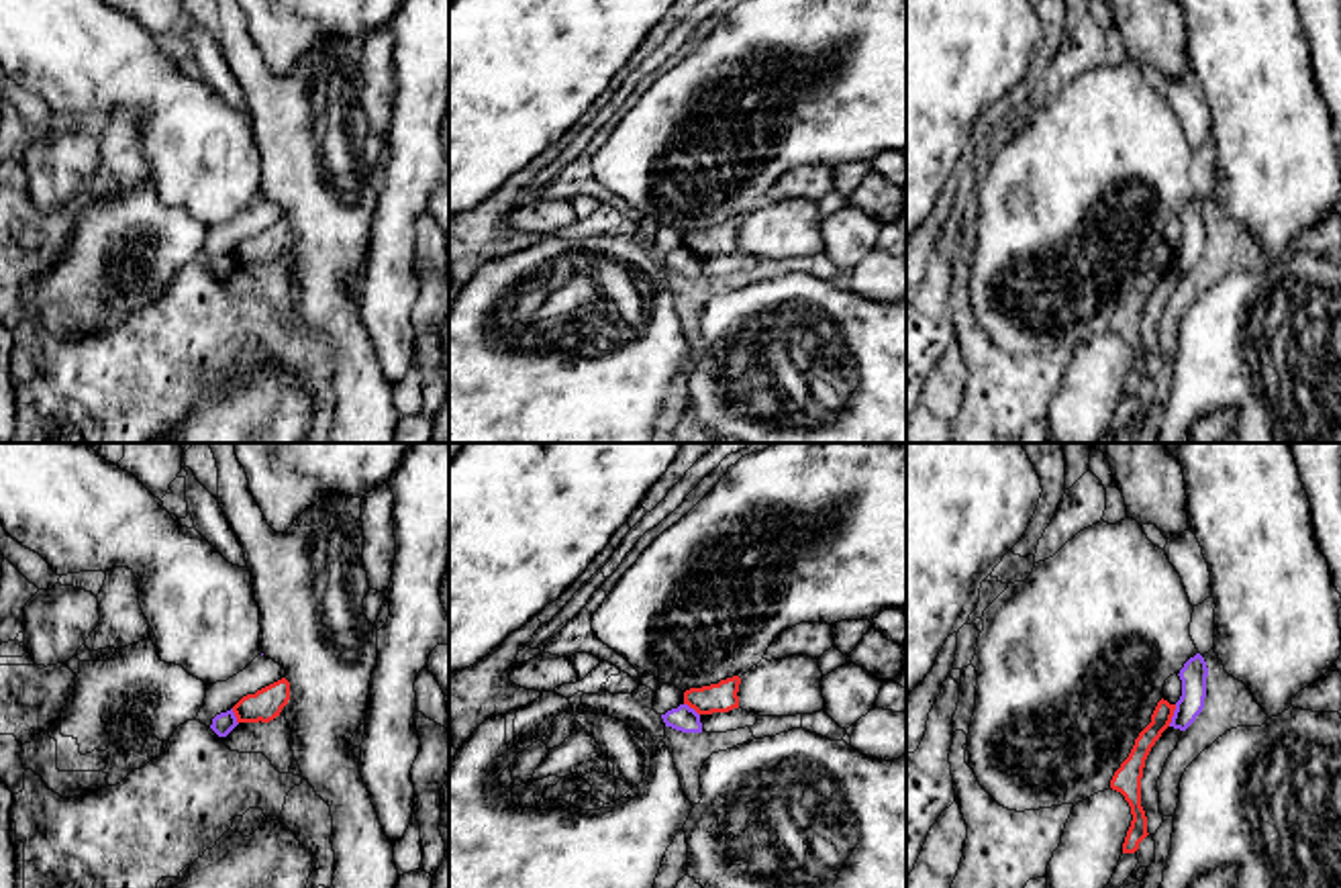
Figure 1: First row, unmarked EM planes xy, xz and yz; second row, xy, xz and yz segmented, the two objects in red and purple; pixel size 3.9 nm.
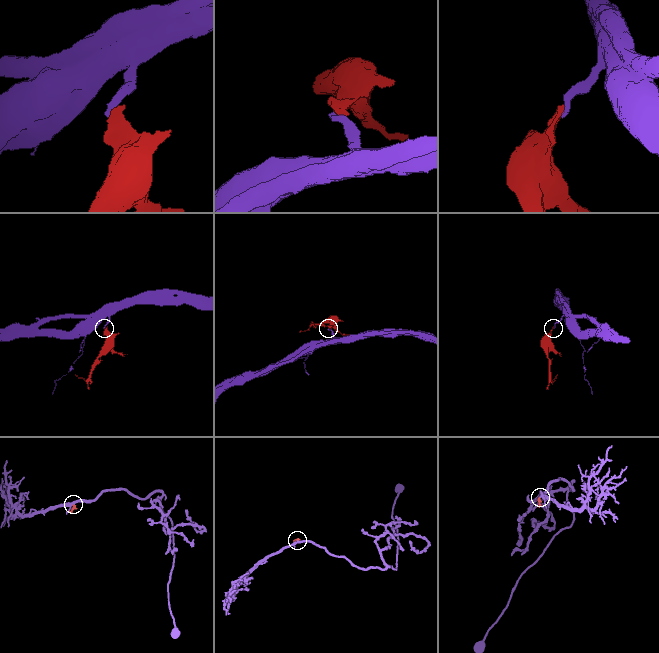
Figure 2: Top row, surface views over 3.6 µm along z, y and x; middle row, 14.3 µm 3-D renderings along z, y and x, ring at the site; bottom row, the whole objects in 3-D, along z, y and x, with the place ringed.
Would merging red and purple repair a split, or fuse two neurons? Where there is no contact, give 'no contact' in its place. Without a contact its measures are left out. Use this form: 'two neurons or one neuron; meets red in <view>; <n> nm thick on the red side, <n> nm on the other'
two neurons; meets red in yz; 80 nm thick on the red side, 100 nm on the other

